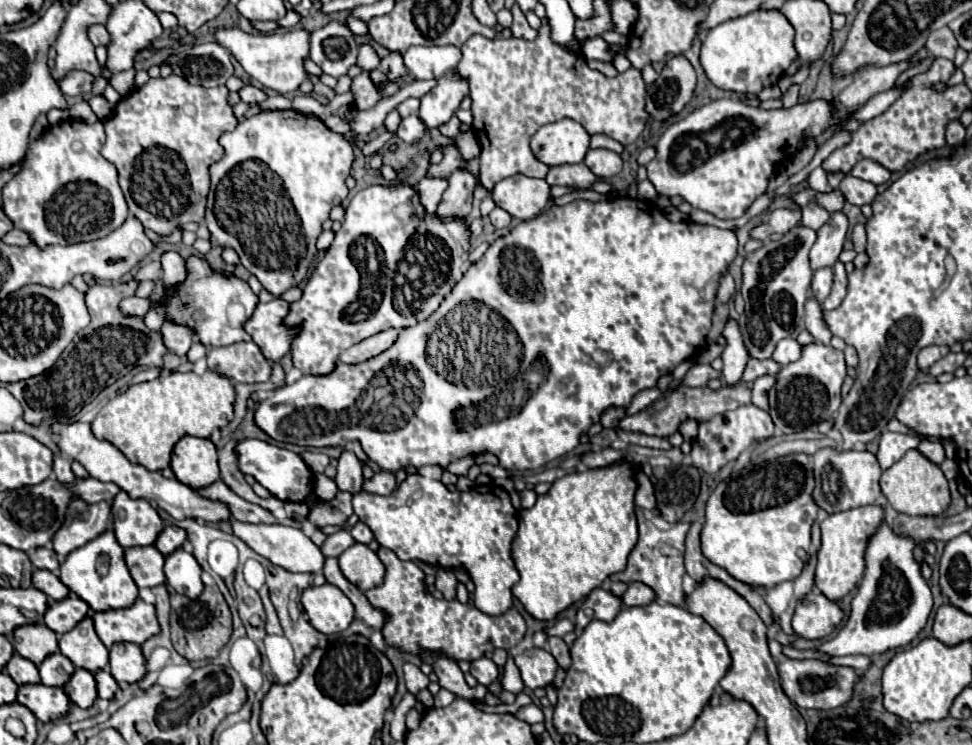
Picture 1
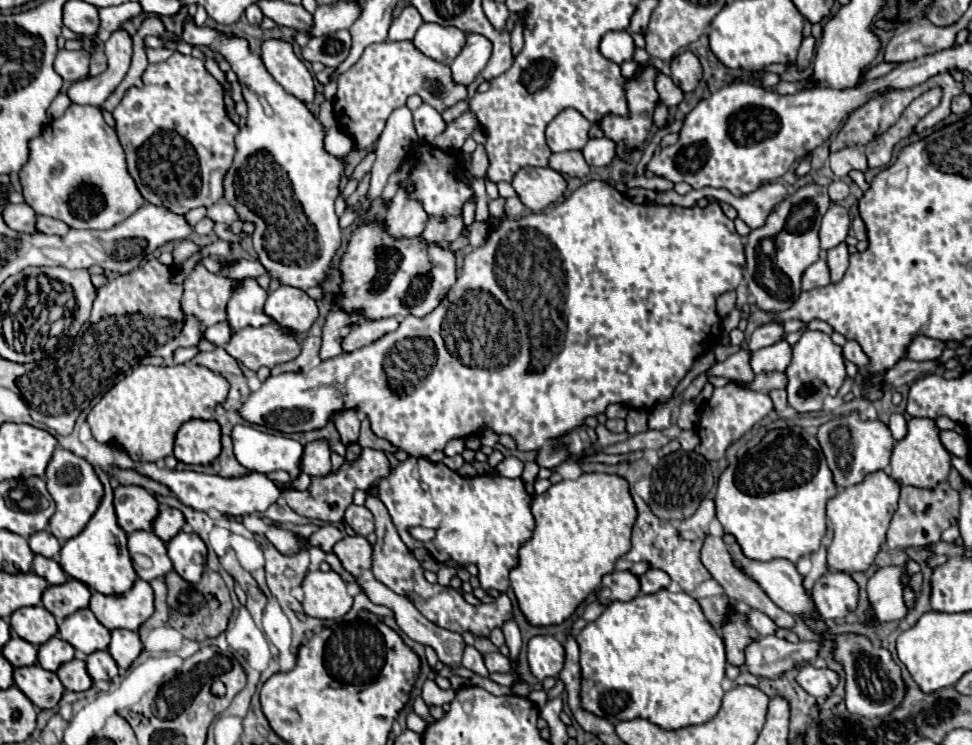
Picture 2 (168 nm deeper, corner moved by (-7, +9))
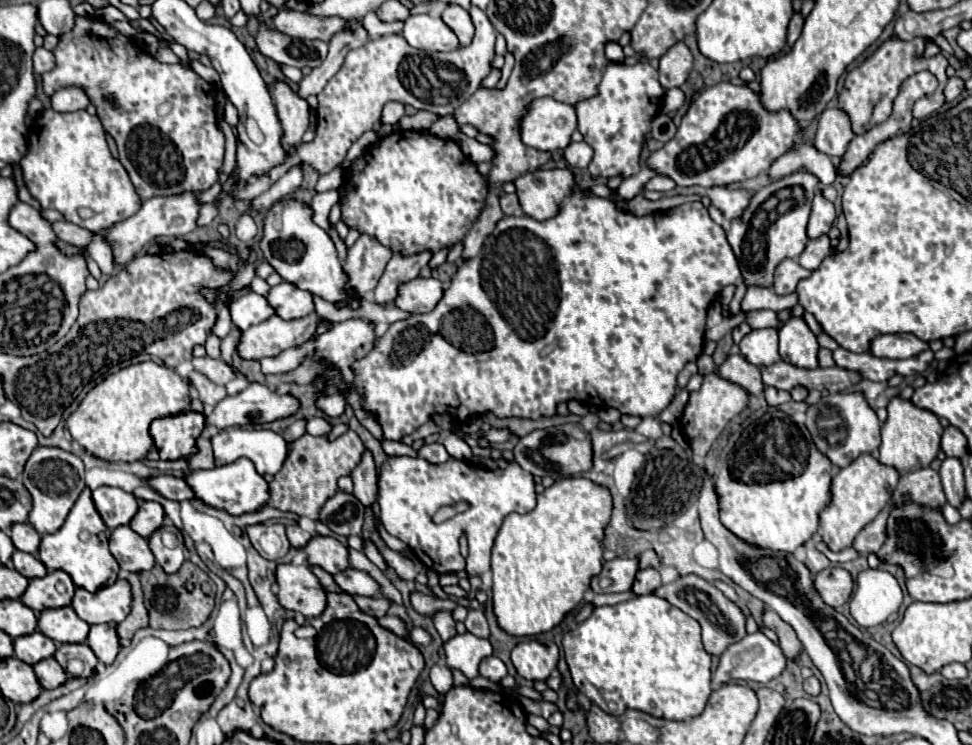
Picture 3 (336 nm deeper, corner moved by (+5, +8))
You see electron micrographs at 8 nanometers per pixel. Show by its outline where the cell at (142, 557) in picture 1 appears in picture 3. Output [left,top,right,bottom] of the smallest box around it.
[110,525,154,573]

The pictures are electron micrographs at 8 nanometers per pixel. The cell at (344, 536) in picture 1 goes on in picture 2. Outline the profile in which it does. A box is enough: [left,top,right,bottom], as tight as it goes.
[310,524,346,552]

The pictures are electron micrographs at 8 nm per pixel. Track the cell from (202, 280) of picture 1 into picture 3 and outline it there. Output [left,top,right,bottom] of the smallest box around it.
[230,291,274,331]

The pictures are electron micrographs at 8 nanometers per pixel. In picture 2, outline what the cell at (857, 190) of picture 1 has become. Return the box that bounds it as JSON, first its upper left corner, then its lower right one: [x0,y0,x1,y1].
[830,146,868,178]

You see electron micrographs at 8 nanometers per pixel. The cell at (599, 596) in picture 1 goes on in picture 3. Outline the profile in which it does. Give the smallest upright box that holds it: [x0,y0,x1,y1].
[602,557,638,593]

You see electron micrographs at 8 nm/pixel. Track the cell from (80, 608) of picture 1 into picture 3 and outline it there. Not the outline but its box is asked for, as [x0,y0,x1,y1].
[22,571,76,613]

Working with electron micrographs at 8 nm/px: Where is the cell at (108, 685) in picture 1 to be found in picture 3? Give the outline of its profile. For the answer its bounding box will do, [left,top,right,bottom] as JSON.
[54,643,98,677]

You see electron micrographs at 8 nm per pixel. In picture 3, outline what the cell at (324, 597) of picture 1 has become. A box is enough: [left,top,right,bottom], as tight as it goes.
[276,563,326,619]

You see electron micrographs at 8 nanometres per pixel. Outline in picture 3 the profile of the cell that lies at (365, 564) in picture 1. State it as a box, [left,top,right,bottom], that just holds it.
[302,537,348,575]

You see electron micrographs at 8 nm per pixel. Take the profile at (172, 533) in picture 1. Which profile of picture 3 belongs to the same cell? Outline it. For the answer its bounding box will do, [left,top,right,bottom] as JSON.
[130,501,164,539]

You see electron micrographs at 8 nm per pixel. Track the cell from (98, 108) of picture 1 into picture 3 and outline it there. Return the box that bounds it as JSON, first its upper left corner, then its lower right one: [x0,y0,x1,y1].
[52,87,90,113]

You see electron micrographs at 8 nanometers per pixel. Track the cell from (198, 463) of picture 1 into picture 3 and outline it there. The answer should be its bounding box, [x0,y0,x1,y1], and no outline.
[150,411,204,459]

